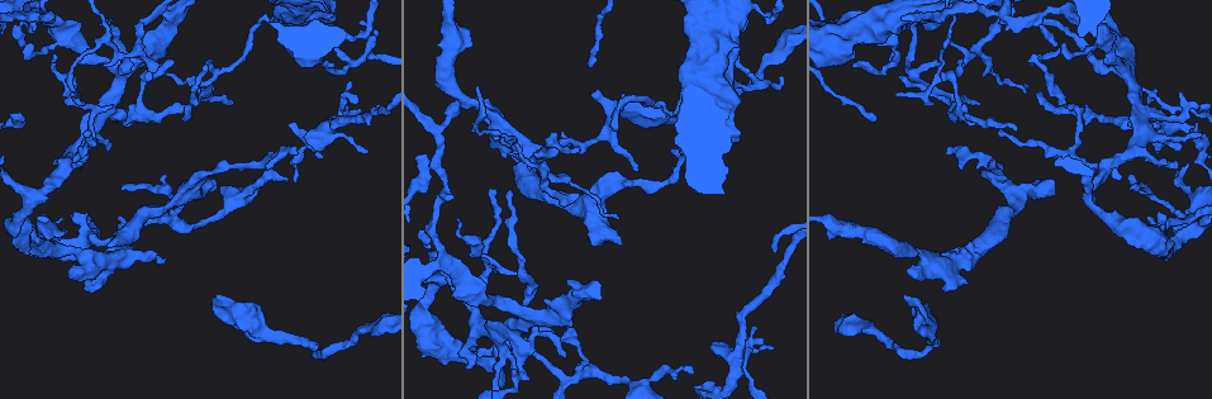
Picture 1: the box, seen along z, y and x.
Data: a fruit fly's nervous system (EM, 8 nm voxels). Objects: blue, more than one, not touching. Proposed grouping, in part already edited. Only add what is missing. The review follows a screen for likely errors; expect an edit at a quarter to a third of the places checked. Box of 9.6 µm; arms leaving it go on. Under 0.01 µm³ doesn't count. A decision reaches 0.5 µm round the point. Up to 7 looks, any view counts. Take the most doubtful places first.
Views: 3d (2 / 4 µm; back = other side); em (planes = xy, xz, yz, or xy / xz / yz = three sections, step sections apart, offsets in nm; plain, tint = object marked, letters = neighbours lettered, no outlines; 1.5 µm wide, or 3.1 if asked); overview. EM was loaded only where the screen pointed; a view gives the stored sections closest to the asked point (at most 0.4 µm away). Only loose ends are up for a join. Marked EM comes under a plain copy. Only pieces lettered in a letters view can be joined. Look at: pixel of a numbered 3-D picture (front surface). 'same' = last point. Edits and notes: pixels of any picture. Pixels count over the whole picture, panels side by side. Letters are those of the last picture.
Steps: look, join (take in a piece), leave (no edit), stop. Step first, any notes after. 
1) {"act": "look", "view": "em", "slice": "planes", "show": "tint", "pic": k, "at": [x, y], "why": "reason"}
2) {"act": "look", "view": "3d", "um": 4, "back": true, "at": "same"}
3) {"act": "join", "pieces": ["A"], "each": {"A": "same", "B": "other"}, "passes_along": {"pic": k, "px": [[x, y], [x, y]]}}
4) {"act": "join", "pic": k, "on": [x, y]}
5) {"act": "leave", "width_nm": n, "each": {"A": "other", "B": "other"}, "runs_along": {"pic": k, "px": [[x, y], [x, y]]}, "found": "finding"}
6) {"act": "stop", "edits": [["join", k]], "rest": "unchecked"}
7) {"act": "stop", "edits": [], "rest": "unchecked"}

{"act": "look", "view": "3d", "um": 2, "pic": 1, "at": [978, 101]}

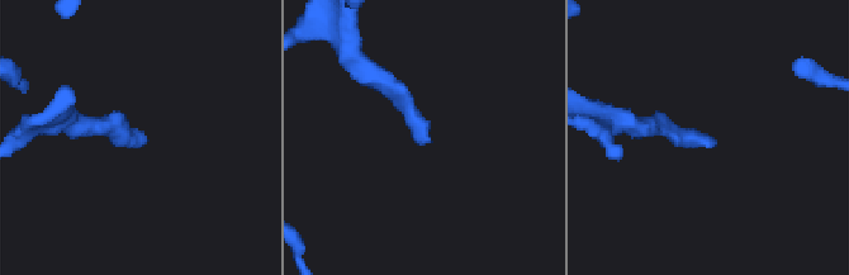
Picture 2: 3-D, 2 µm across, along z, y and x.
{"act": "look", "view": "em", "slice": "planes", "show": "letters", "pic": 2, "at": [140, 135], "why": "now the EM"}

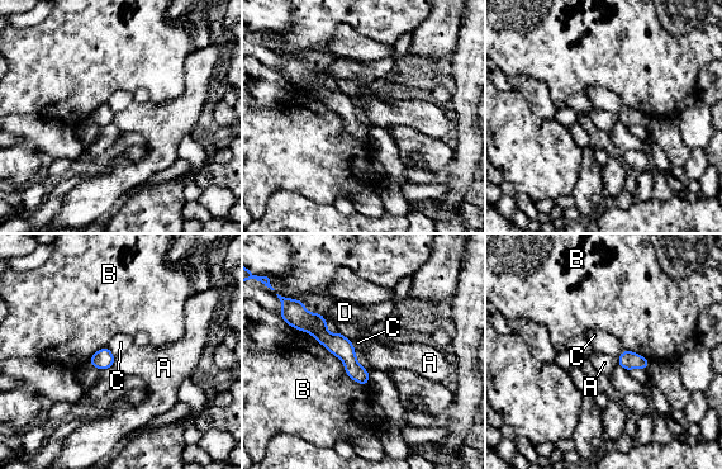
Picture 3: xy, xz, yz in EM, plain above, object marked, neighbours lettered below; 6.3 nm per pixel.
{"act": "leave", "each": {"A": "other", "B": "other", "C": "other", "D": "other"}, "border": {"pic": 3, "px": [[351, 341], [356, 360], [369, 373]]}, "found": "none of them fits"}

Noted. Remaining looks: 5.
{"act": "look", "view": "em", "slice": "xy", "step": 8, "show": "letters", "pic": 1, "at": [49, 17], "why": "an open end"}

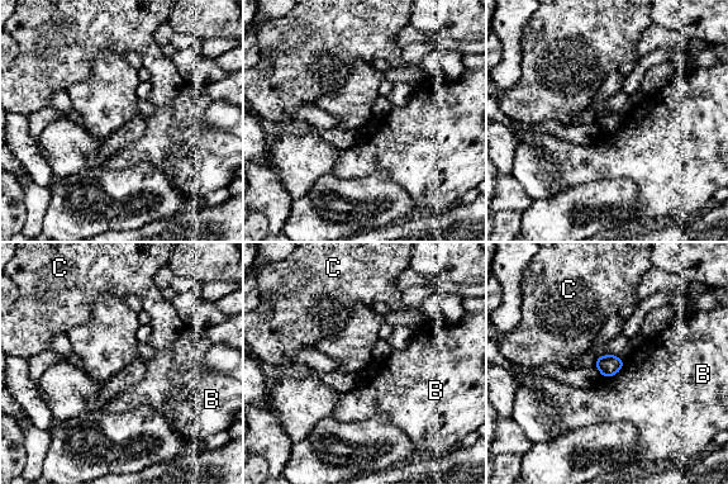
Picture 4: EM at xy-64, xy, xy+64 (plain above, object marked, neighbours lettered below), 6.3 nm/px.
{"act": "look", "view": "em", "slice": "planes", "show": "letters", "at": "same"}

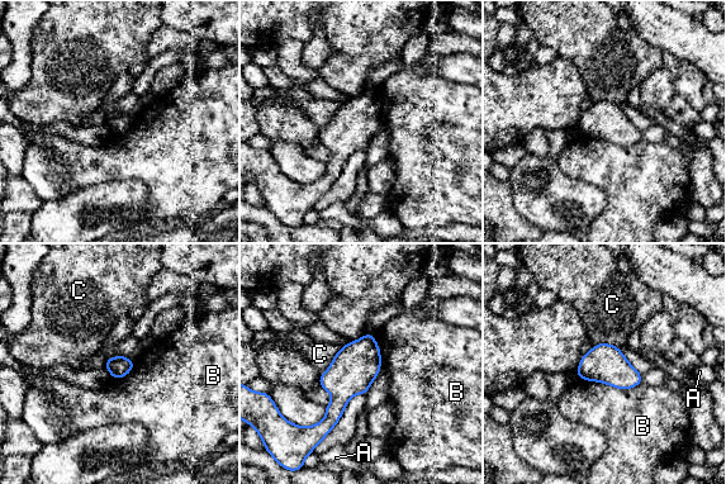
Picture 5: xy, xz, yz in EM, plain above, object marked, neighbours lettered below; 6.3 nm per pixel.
{"act": "leave", "each": {"A": "other", "B": "other", "C": "other"}, "border": {"pic": 5, "px": [[579, 376], [617, 388], [641, 383]]}, "found": "none of them fits"}

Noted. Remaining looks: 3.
{"act": "look", "view": "em", "slice": "xz", "step": 8, "show": "tint", "pic": 1, "at": [874, 118], "why": "tapers out"}

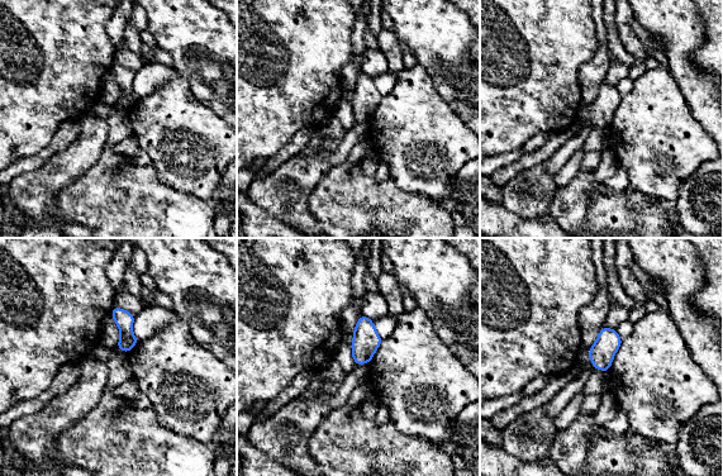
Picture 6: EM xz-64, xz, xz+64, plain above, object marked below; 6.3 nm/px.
{"act": "look", "view": "em", "slice": "planes", "show": "letters", "at": "same"}

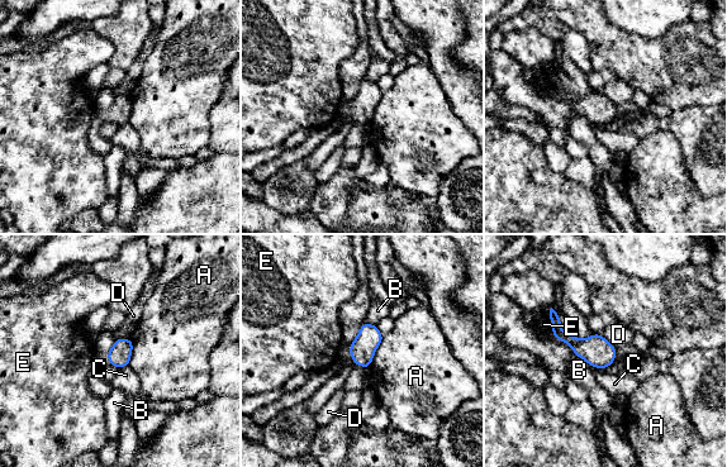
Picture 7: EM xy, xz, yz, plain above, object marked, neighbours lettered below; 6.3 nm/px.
{"act": "leave", "each": {"A": "other", "B": "other", "C": "other", "D": "other", "E": "other"}, "border": {"pic": 7, "px": [[376, 325], [383, 336]]}, "found": "no lettered piece goes on from it"}

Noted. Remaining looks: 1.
{"act": "stop", "edits": [], "rest": "unchecked"}

